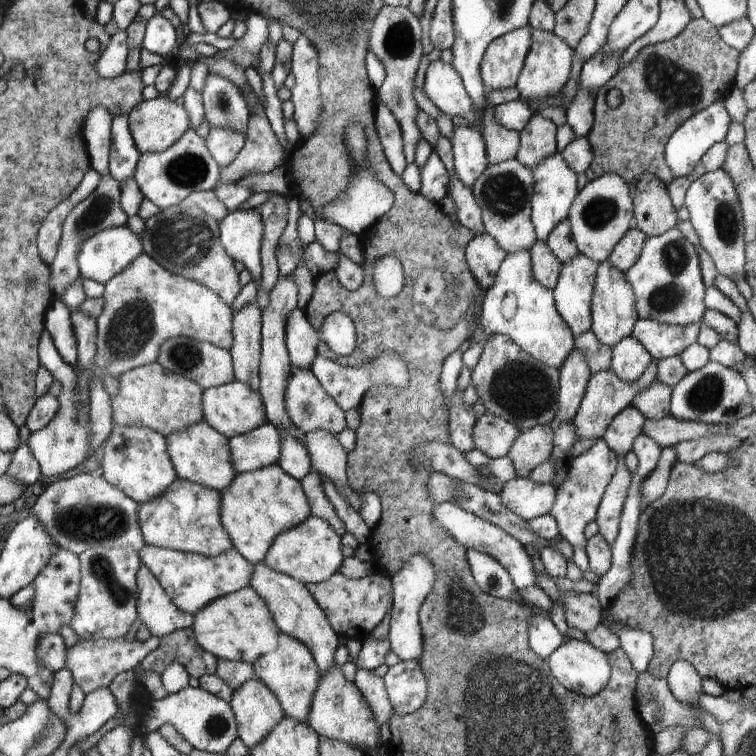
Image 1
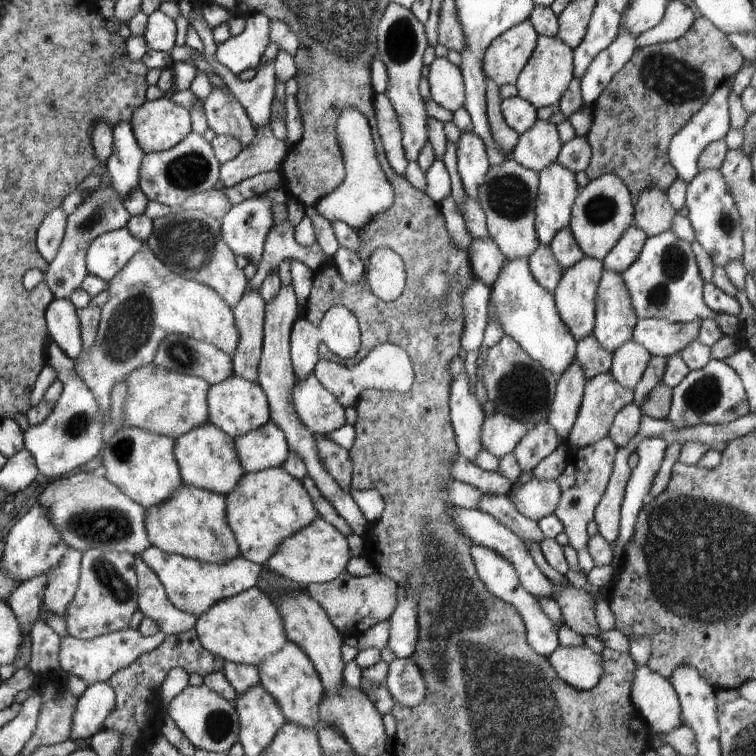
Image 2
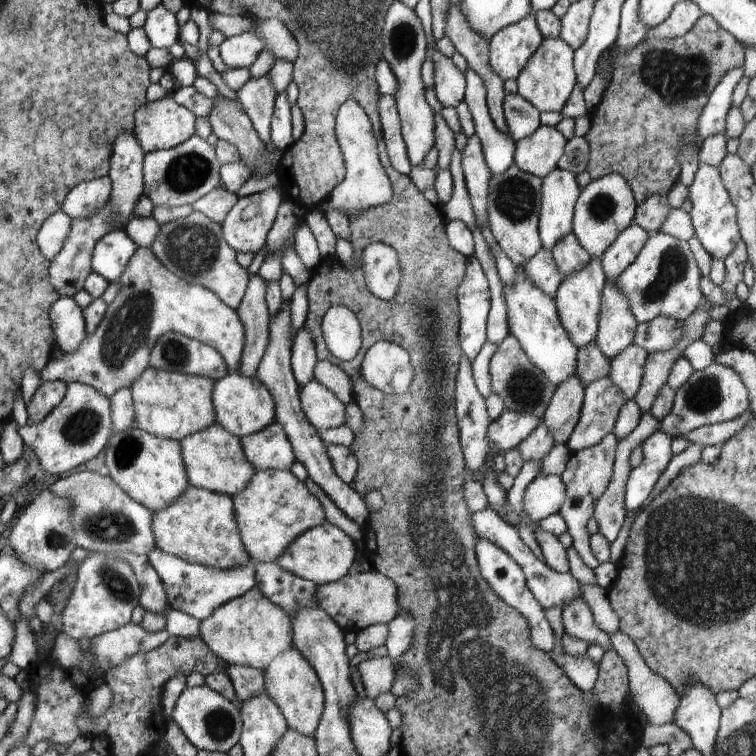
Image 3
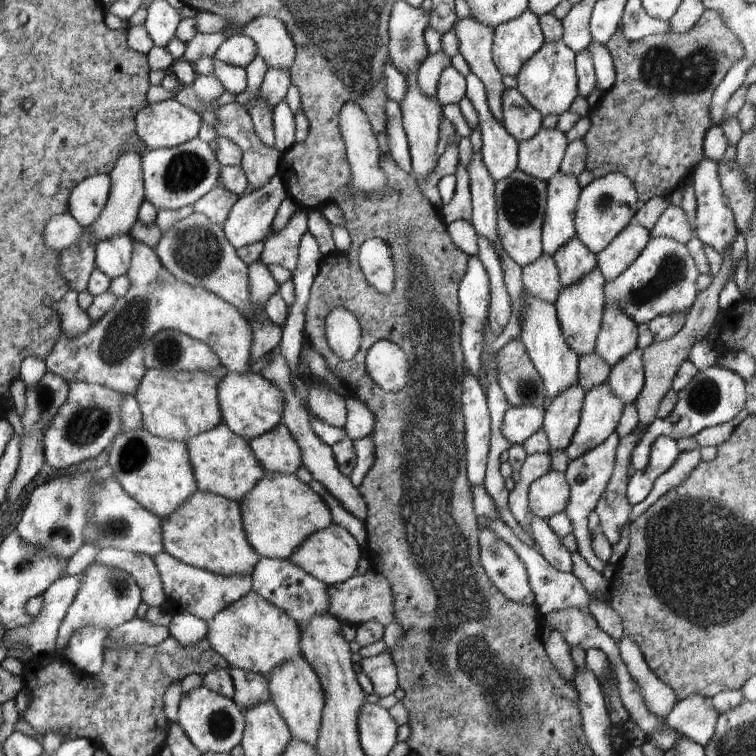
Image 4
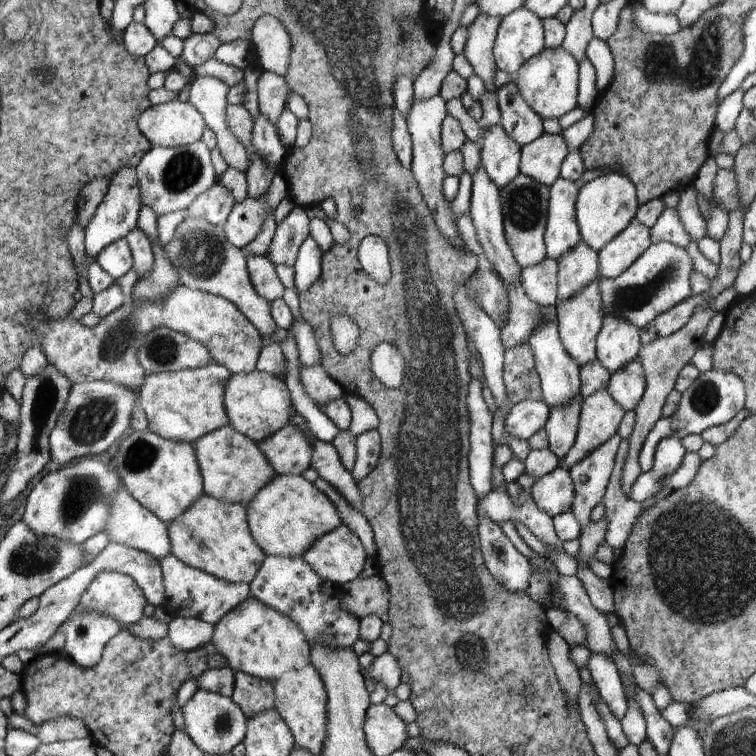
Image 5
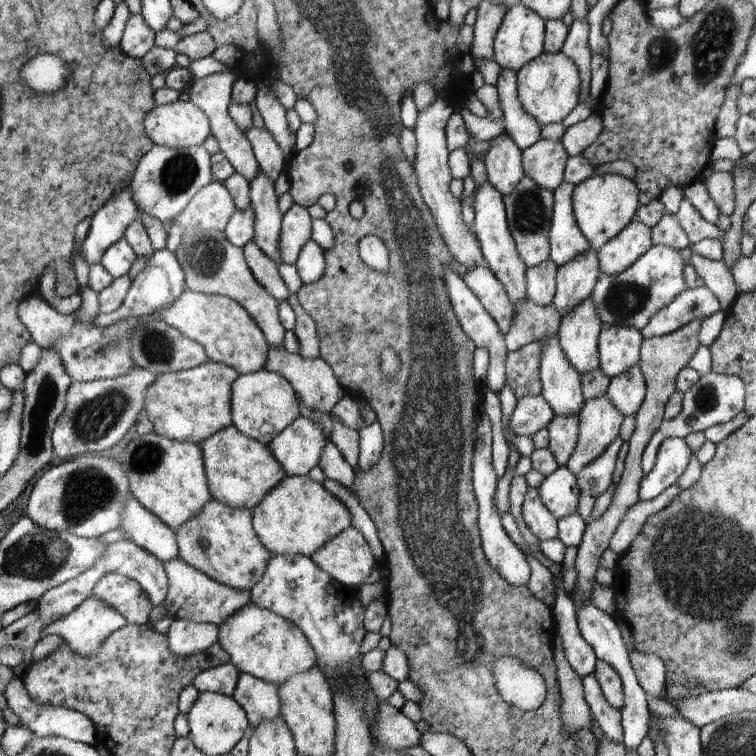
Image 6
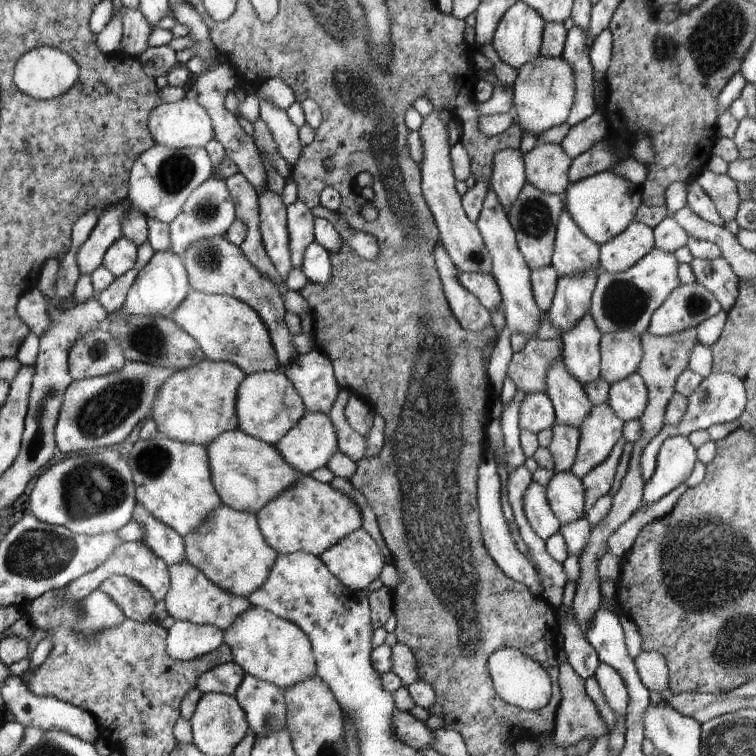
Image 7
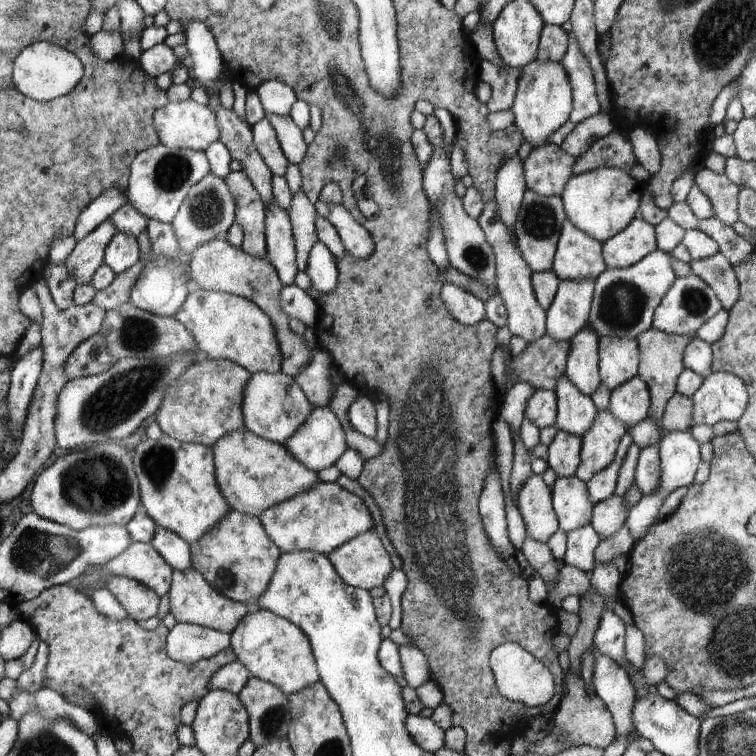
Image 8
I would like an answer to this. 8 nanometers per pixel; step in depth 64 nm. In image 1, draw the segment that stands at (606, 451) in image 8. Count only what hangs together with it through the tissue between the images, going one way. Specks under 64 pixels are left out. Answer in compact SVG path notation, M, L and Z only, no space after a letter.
M611 368L590 375L581 405L572 420L579 439L598 440L598 438L601 438L604 431L610 426L612 419L622 409L630 405L638 393L639 390L636 383L627 383L620 380L620 377L616 376Z

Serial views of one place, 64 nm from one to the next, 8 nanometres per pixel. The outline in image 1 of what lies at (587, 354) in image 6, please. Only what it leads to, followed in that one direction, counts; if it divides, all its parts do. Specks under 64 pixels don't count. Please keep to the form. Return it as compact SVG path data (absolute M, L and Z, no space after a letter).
M578 253L563 264L553 290L556 310L575 337L591 330L590 303L599 264Z

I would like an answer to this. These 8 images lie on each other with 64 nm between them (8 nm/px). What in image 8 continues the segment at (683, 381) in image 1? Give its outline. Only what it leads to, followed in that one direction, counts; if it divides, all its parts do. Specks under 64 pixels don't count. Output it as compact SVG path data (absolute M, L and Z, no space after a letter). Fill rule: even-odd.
M719 371L704 378L691 400L694 427L696 424L713 426L723 421L738 421L746 411L749 397L742 380L730 372ZM654 444L654 446L648 446L648 448L644 448L639 453L639 460L635 470L635 480L634 483L638 488L640 488L640 492L642 492L643 496L646 494L650 494L650 492L660 493L662 486L662 482L660 482L660 460L657 458L659 455L658 444Z

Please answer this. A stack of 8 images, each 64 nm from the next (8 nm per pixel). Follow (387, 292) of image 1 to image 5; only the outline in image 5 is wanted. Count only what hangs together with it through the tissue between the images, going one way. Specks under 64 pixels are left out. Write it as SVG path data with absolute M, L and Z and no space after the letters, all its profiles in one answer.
M370 235L359 244L358 260L364 272L381 287L385 287L391 277L389 250L382 238Z

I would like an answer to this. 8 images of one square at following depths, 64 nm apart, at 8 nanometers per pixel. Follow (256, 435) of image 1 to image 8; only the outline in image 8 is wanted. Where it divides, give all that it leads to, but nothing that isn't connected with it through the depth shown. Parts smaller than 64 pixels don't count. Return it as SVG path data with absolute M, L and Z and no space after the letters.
M329 406L313 408L312 414L306 418L306 422L284 442L283 446L288 448L288 452L300 464L304 464L312 472L320 472L326 468L331 468L336 464L336 460L348 450L348 442L346 442L346 434L342 430L342 424Z

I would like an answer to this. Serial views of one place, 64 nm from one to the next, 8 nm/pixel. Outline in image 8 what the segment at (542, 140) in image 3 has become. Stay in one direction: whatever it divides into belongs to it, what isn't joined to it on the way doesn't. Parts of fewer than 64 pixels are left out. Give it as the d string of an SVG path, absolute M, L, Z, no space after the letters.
M553 143L533 148L523 162L527 190L540 196L561 196L566 182L573 176L575 159Z

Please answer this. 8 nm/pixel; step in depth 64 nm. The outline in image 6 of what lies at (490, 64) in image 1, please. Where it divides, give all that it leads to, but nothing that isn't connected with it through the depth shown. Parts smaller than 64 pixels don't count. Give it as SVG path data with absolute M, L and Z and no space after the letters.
M522 3L509 8L498 27L493 42L493 60L498 62L502 69L517 73L520 68L540 56L545 39L545 20Z

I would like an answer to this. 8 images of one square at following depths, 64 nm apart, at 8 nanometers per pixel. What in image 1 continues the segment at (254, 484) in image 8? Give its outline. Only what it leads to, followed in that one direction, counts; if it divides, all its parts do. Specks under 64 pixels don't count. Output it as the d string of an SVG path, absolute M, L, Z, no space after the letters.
M204 420L165 436L167 453L180 479L222 492L236 476L231 465L228 439Z

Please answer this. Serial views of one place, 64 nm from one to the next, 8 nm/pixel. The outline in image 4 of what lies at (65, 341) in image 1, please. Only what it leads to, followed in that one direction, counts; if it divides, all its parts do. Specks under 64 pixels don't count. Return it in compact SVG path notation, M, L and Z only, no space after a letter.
M68 291L53 306L59 318L60 330L69 339L85 333L92 326L87 312L78 306L77 295L74 291Z

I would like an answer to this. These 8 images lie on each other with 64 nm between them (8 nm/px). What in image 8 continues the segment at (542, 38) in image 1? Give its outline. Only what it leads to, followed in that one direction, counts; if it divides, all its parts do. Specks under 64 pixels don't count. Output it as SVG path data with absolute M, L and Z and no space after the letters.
M536 60L522 67L511 110L514 114L514 124L523 140L528 142L528 146L538 148L548 143L548 136L552 136L558 128L570 121L572 108L572 88L562 64Z

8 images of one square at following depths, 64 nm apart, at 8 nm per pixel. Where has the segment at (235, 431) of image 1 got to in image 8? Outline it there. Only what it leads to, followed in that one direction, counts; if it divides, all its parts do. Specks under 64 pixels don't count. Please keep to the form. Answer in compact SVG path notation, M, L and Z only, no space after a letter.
M260 372L252 375L244 388L244 400L242 400L242 416L246 431L264 438L269 442L284 444L312 414L312 404L308 402L302 388L296 384L292 376L282 372L270 374Z

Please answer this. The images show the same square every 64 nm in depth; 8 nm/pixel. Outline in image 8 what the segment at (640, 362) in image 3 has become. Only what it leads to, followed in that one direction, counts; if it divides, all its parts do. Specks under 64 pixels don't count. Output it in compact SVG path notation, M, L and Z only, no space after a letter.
M638 375L611 391L609 412L626 428L632 428L649 417L650 402L648 386Z

